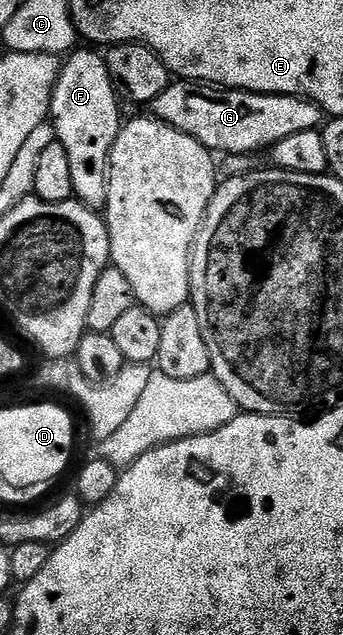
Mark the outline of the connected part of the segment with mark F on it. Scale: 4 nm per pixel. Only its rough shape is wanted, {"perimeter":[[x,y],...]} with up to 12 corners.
{"perimeter":[[101,54],[61,64],[50,122],[70,155],[75,196],[108,203],[122,124]]}

